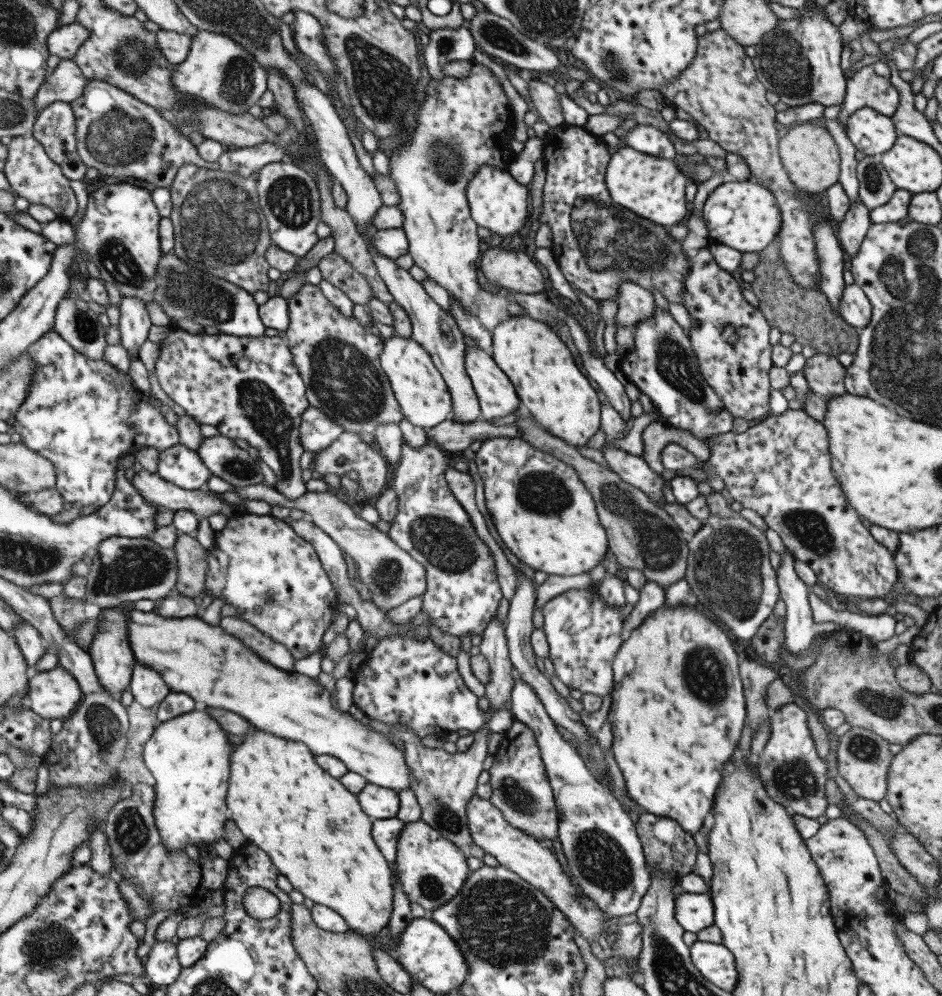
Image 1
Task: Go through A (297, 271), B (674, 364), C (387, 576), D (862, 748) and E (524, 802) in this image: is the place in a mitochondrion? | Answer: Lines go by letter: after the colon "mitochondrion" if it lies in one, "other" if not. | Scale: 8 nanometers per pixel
A: other
B: mitochondrion
C: mitochondrion
D: mitochondrion
E: mitochondrion

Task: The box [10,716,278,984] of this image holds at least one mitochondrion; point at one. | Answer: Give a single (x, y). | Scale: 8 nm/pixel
(45, 948)

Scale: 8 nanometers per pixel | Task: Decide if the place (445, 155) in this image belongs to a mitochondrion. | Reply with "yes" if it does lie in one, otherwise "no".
yes

